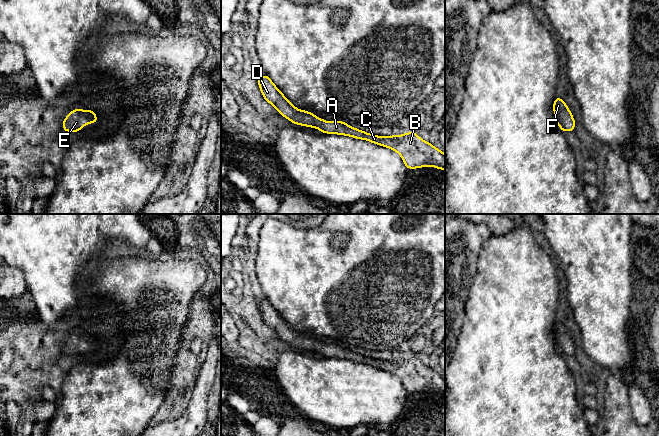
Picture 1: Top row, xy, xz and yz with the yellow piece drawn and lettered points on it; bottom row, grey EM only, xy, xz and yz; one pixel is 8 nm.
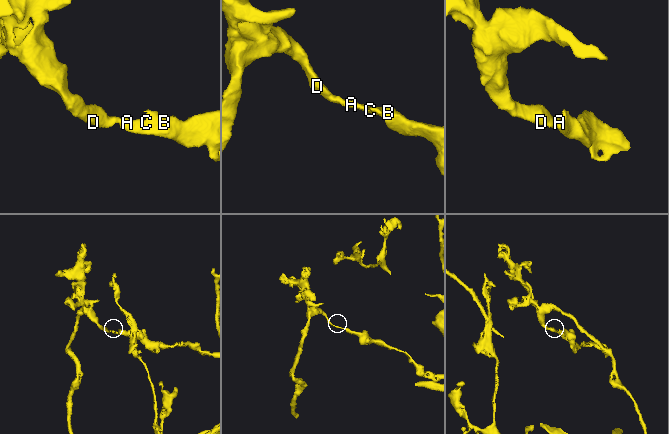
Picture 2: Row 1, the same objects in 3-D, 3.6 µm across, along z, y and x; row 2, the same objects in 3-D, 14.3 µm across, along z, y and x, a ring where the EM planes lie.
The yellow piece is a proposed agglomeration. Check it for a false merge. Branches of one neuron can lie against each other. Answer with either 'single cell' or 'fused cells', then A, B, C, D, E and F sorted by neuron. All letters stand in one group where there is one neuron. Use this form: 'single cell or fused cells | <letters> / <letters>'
single cell | A B C D E F

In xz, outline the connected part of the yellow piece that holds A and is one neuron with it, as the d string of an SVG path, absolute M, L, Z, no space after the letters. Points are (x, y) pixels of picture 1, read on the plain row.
M265 297L257 303L257 307L264 323L293 348L318 352L321 357L351 360L390 372L400 378L407 393L431 390L445 395L445 378L429 366L422 364L415 356L403 357L399 360L376 360L348 350L344 345L327 346L317 342L314 337L298 334Z

